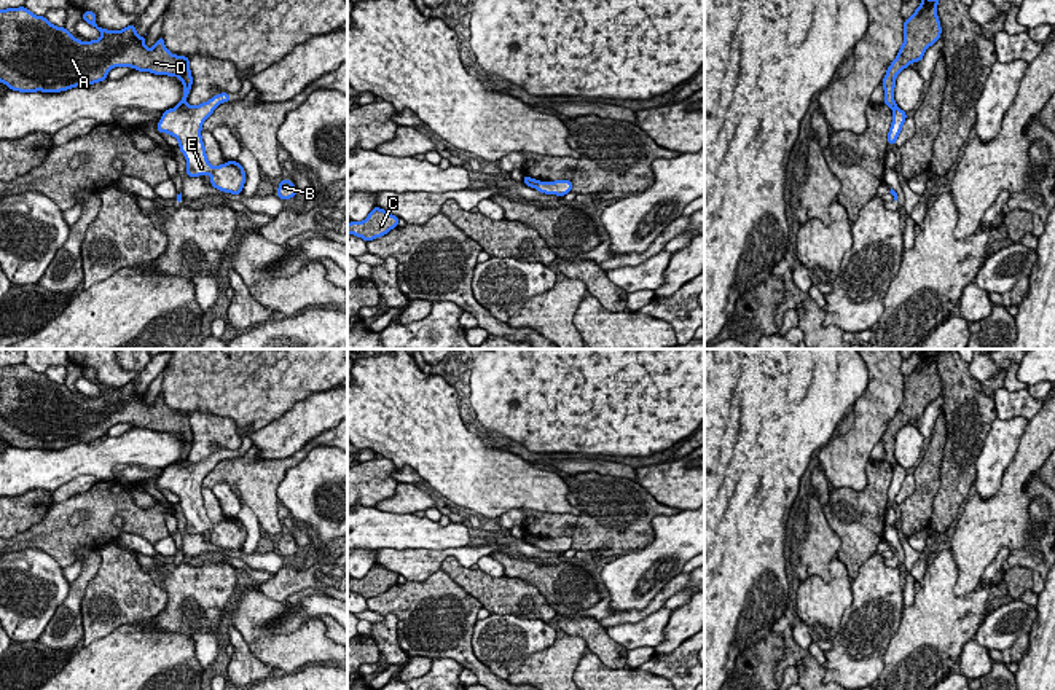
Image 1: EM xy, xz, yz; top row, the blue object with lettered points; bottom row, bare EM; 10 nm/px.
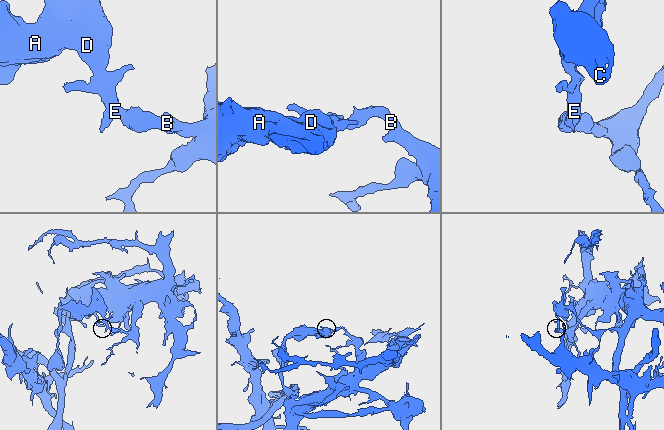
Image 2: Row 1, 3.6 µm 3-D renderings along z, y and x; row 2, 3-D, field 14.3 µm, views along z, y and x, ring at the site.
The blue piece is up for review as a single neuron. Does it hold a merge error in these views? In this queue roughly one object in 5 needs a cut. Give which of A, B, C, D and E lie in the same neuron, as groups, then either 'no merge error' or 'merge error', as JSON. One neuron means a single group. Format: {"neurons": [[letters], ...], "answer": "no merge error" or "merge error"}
{"neurons": [["A", "C", "D"], ["B", "E"]], "answer": "merge error"}

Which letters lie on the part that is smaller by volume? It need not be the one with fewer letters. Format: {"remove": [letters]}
{"remove": ["A", "C", "D"]}

